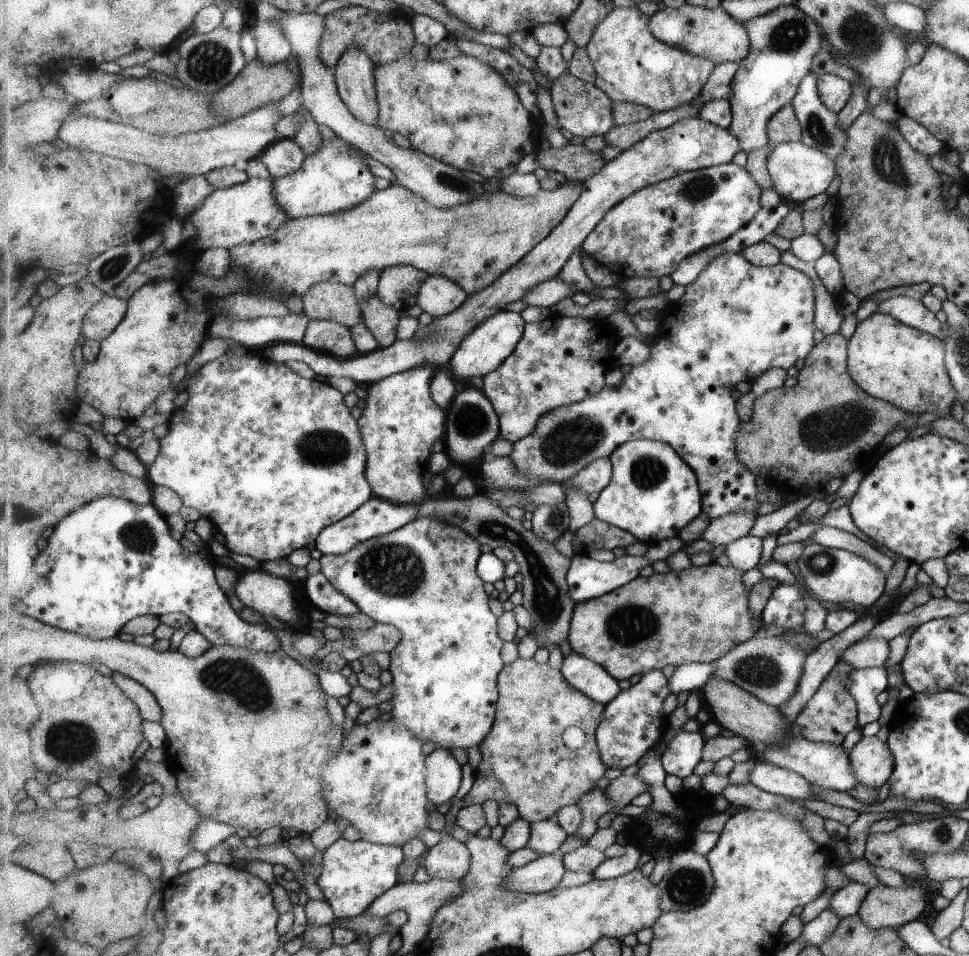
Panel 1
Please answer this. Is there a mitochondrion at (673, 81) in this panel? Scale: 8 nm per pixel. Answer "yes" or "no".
yes

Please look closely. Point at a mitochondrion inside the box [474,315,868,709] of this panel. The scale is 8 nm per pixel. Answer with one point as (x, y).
(576, 437)

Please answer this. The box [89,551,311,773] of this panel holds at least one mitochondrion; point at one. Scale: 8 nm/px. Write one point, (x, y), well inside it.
(235, 677)

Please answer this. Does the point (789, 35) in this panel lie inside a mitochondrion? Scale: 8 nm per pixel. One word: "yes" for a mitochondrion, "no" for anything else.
yes

